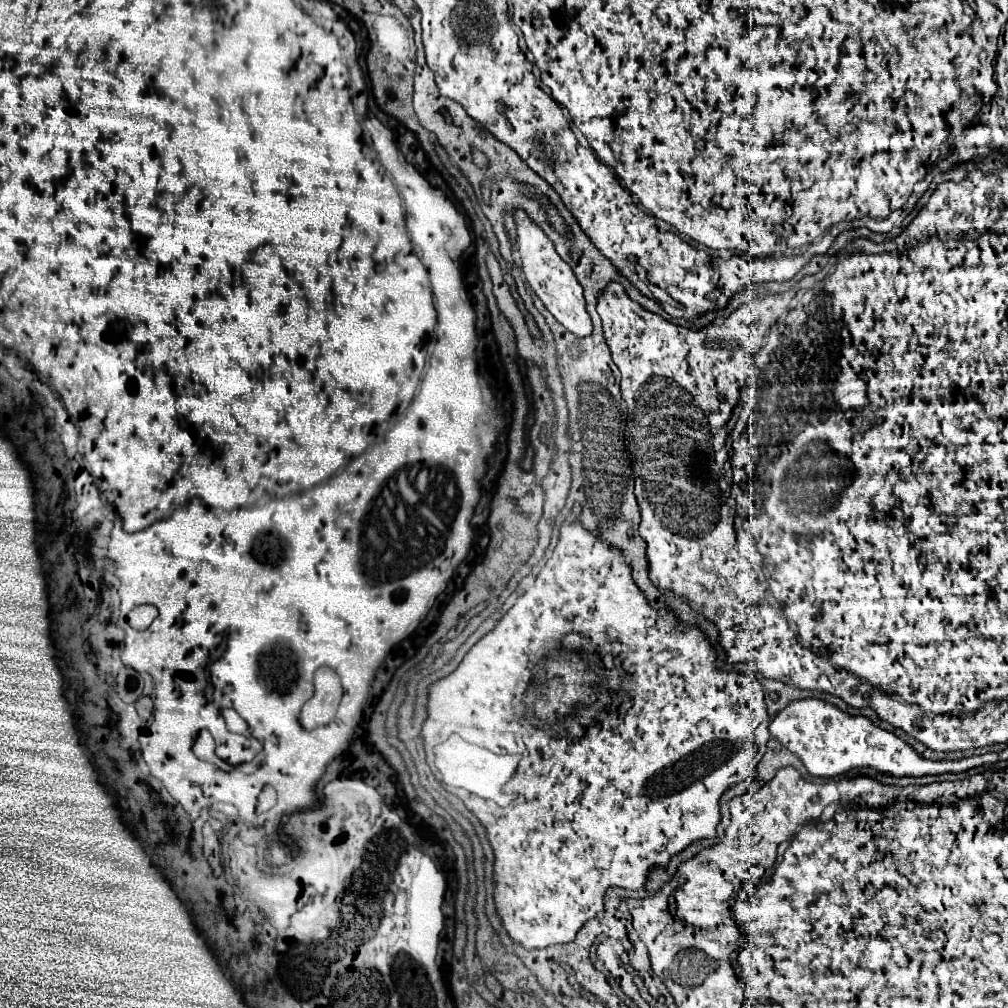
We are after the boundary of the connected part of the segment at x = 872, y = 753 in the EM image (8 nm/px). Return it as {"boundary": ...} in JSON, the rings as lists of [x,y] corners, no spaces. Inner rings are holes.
{"boundary":[[[800,699],[782,709],[770,723],[770,733],[786,749],[802,759],[806,769],[816,777],[834,777],[856,767],[874,767],[894,777],[924,777],[942,773],[964,773],[984,763],[996,763],[994,753],[974,755],[958,761],[930,761],[920,757],[906,741],[894,733],[880,729],[864,715],[848,715],[836,705],[820,699]]]}

